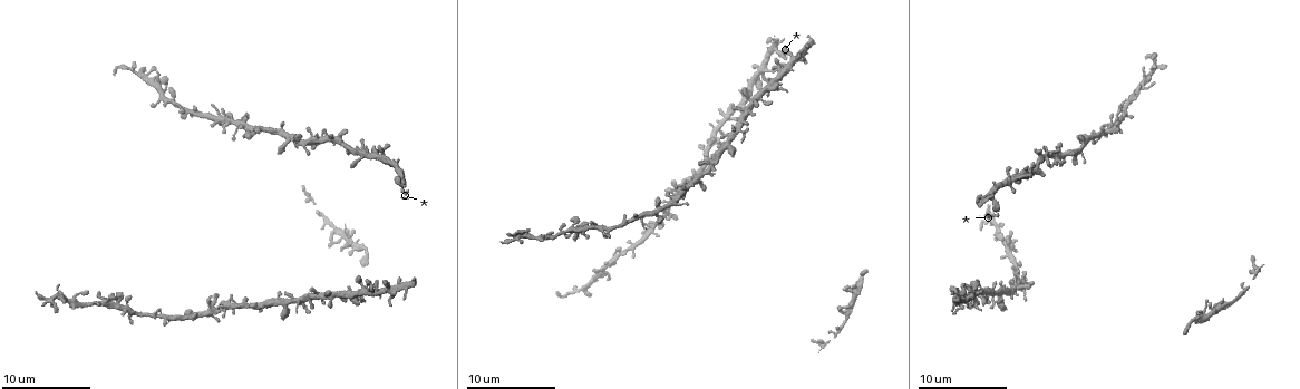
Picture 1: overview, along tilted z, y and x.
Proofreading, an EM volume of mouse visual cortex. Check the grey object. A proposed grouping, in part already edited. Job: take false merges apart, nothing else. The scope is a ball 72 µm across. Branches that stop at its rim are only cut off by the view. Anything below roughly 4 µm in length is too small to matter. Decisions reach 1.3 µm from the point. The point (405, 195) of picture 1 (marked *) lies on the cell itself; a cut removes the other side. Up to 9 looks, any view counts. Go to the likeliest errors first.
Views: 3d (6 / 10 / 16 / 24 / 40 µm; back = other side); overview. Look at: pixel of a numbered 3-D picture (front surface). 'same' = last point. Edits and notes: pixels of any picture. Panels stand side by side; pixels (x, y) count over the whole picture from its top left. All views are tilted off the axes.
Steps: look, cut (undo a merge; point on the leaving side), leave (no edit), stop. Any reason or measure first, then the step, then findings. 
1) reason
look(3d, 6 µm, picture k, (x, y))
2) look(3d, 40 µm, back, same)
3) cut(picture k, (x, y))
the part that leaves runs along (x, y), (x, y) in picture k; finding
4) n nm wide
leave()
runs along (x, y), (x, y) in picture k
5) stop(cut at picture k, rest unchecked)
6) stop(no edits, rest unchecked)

four or more arms meet
look(3d, 10 µm, picture 1, (1081, 153))

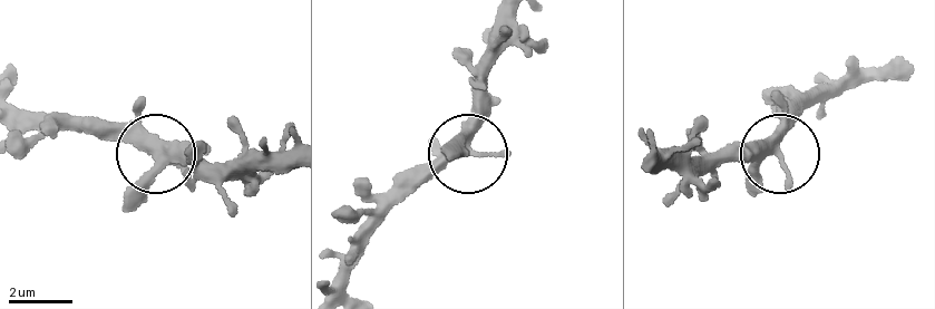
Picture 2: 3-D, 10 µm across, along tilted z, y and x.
look(3d, 6 µm, picture 2, (472, 154))

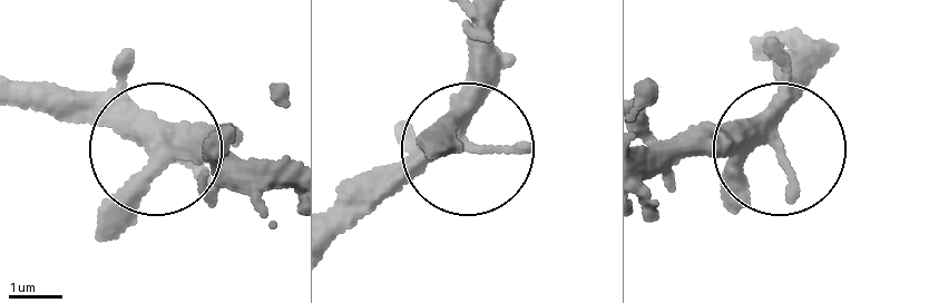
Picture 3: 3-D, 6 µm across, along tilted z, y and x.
4 arms
leave()
runs along (648, 149), (744, 135), (775, 144), (807, 67) in picture 3; continuous, no second cell

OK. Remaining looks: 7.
sudden change in width
look(3d, 6 µm, picture 1, (144, 80))

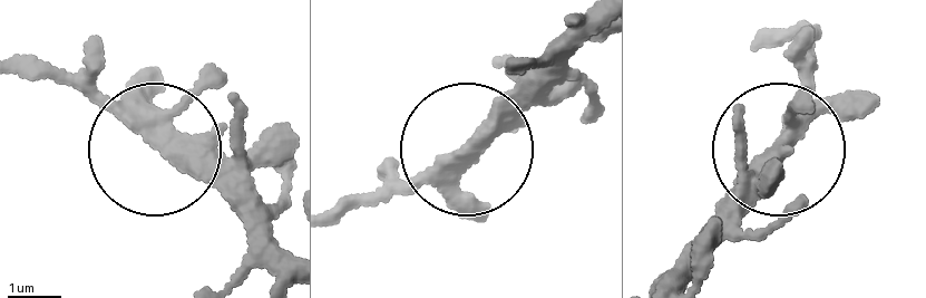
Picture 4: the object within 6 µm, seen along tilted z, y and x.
3 arms
leave()
all the same cell

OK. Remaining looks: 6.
three-way junction
look(3d, 16 µm, picture 1, (164, 317))

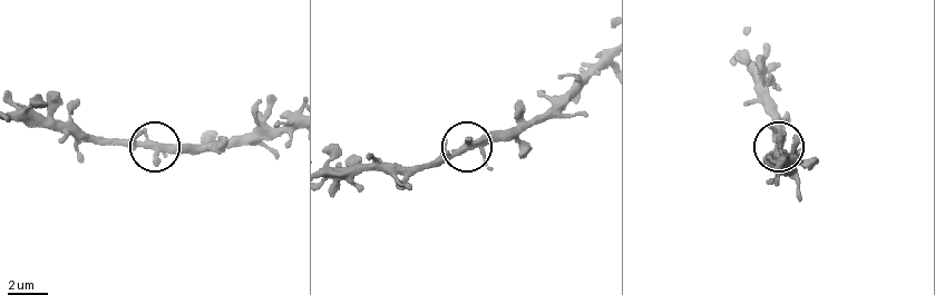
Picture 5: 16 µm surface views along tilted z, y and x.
3 arms
leave()
runs along (292, 126), (240, 143), (107, 146) in picture 5; all the same cell

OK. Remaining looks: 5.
side arm on a straight run
look(3d, 10 µm, picture 1, (106, 304))

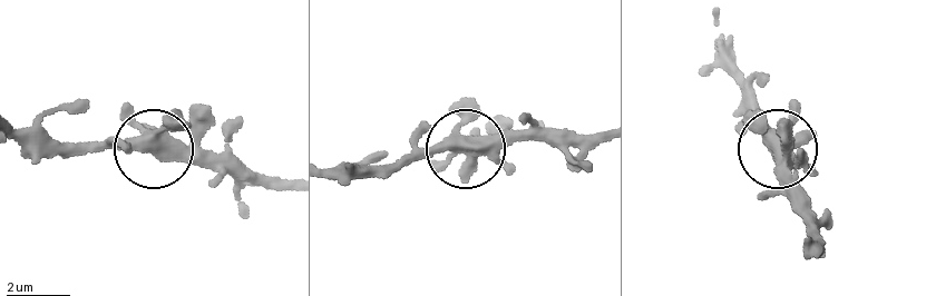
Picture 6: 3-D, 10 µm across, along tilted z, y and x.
leave()
runs along (597, 131), (439, 148), (364, 169) in picture 6; continuous, no second cell

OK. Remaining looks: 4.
stop(no edits, rest unchecked)

